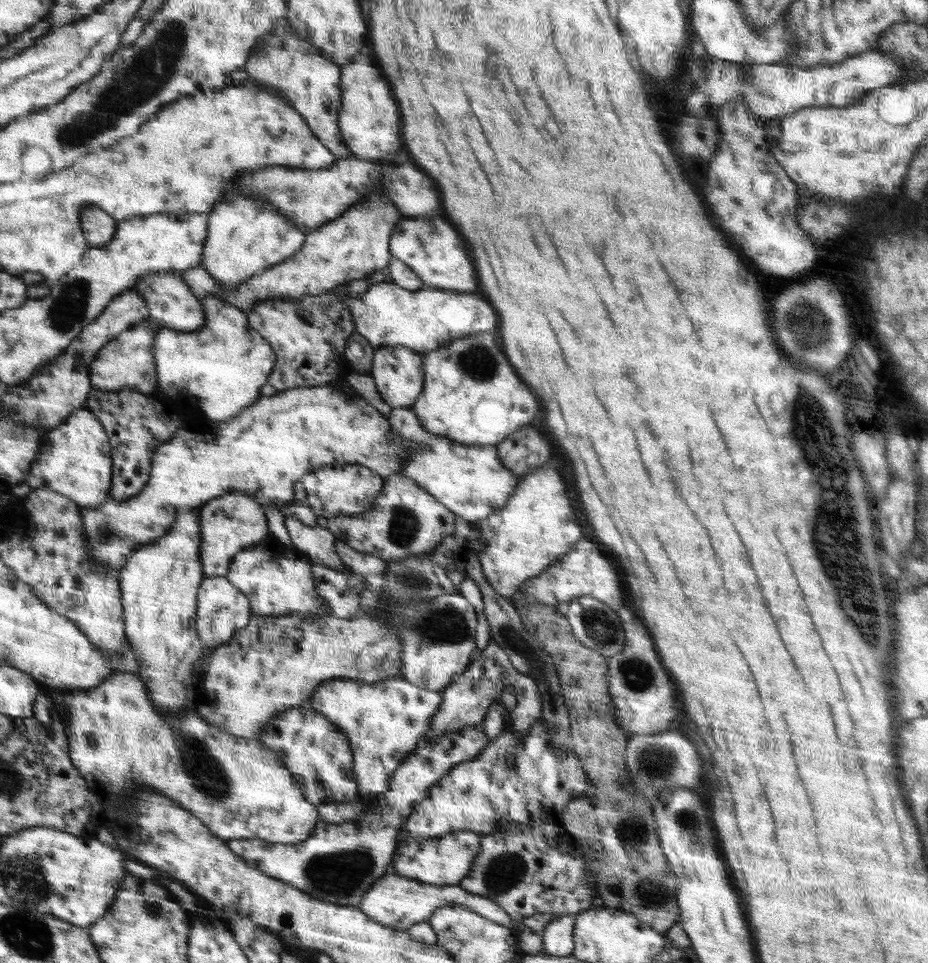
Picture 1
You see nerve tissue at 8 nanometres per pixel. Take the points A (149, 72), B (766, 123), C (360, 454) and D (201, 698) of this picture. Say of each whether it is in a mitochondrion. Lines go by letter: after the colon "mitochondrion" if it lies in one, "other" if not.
A: mitochondrion
B: other
C: other
D: other

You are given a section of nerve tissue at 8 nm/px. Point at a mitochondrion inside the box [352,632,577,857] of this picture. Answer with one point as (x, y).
(553, 704)

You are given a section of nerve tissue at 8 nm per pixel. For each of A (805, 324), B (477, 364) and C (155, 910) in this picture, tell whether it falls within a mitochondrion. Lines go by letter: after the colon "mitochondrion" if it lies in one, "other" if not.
A: mitochondrion
B: mitochondrion
C: mitochondrion

